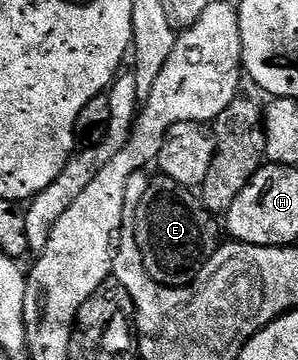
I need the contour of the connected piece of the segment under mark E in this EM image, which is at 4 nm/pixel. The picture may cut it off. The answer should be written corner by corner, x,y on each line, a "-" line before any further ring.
162,174
150,178
147,193
143,193
143,201
139,201
133,220
135,241
147,273
159,285
174,289
188,288
196,284
193,283
196,279
198,282
223,235
218,216
207,210
190,188

